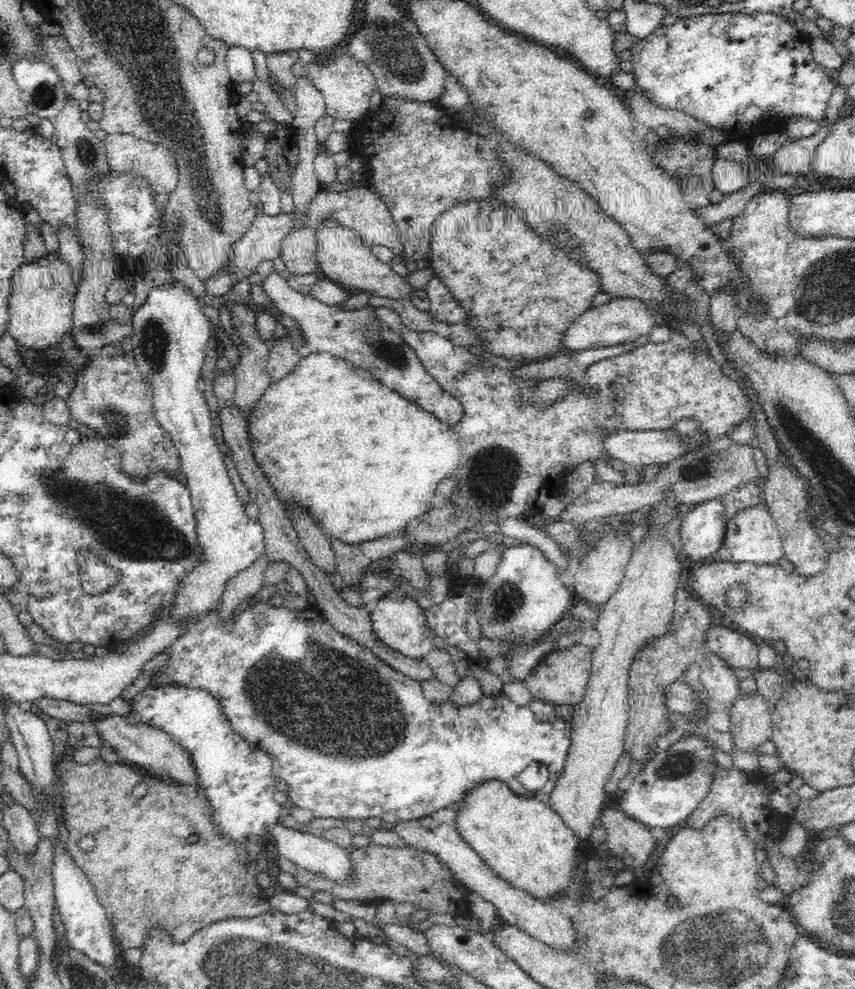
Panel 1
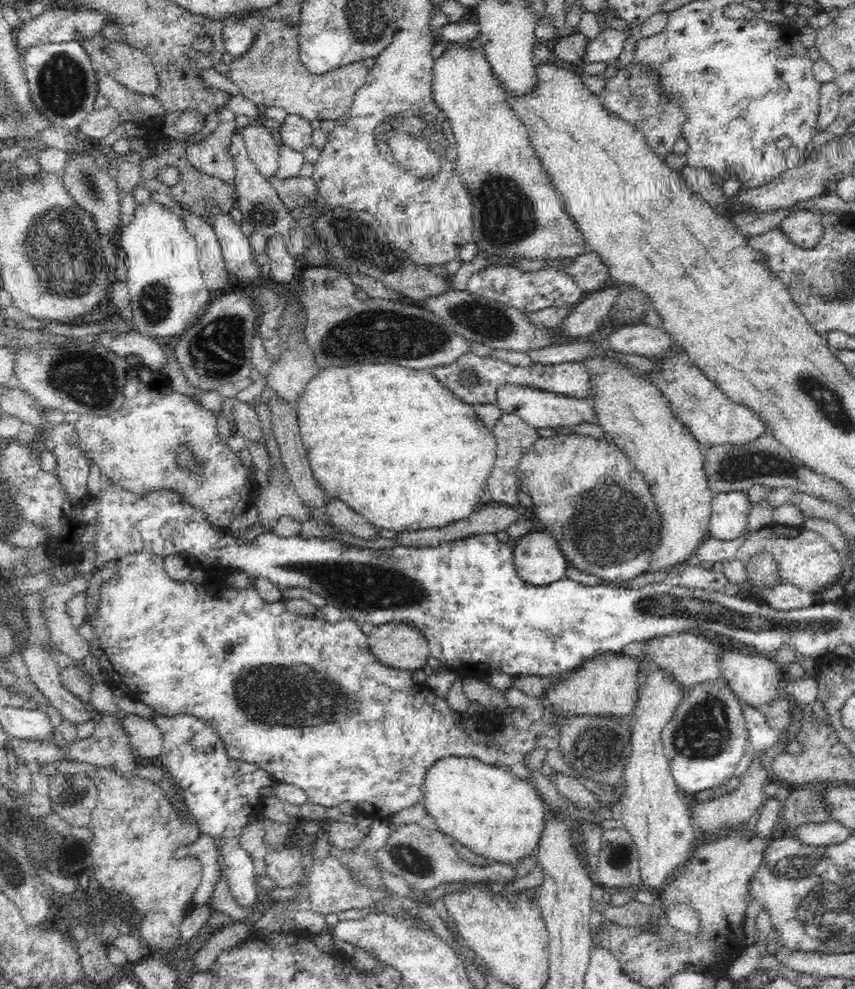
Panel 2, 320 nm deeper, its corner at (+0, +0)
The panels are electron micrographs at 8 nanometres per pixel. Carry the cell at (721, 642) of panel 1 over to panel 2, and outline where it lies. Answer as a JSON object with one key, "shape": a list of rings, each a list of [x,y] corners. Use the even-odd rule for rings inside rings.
{"shape":[[[736,649],[720,651],[720,662],[723,665],[723,677],[728,680],[729,688],[743,704],[764,710],[770,702],[780,697],[778,686],[783,680],[783,667],[774,659],[760,656],[757,652],[742,654],[740,649]]]}

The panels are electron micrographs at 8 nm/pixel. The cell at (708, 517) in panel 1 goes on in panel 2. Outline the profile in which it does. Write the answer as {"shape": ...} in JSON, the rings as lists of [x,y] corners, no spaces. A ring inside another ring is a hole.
{"shape":[[[730,491],[713,495],[709,518],[709,536],[720,540],[734,540],[746,529],[752,513],[748,495]]]}

